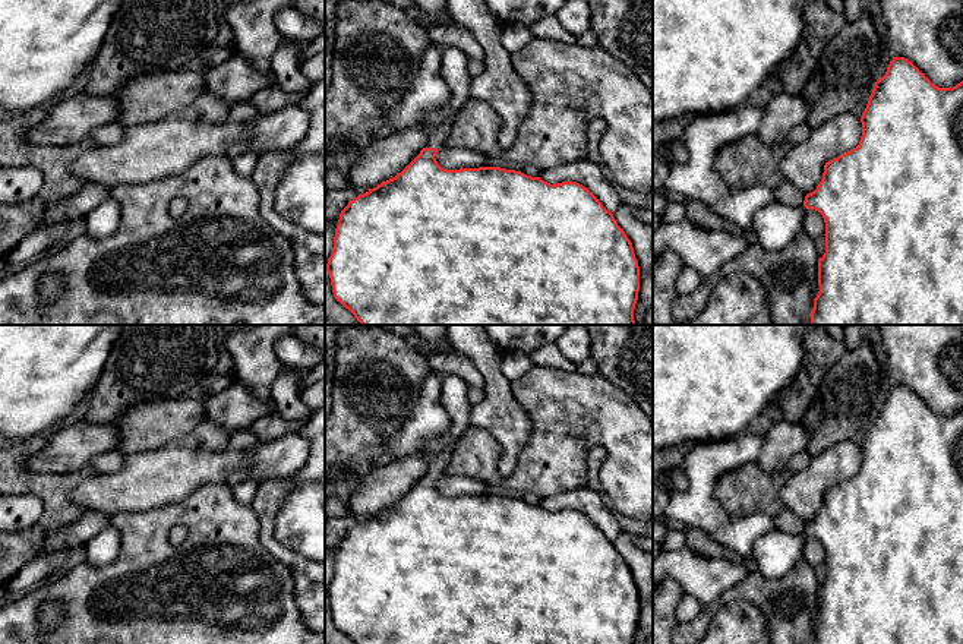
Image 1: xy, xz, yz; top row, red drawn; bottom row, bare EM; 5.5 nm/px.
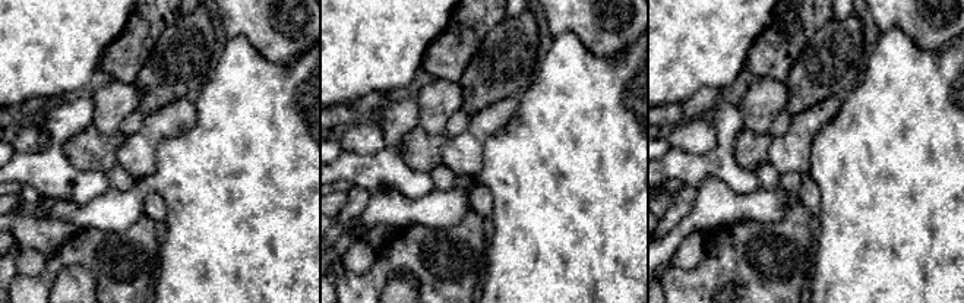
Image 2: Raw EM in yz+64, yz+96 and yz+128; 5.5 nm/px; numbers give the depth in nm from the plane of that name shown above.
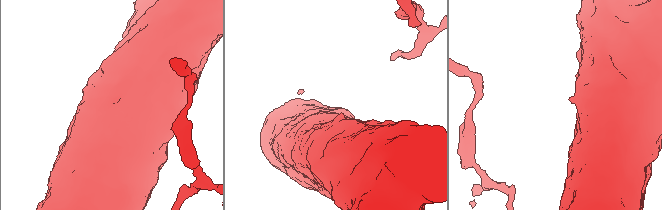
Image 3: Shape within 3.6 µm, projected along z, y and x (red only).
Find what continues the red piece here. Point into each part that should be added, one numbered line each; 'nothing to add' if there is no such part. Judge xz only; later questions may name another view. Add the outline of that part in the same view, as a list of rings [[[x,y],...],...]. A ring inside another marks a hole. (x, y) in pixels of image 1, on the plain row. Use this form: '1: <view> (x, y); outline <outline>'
1: xz (438, 451); outline [[[443,375],[441,401],[451,424],[446,433],[426,441],[417,451],[427,458],[427,476],[445,476],[455,443],[470,426],[471,404],[467,400],[467,389],[468,383],[461,376]]]

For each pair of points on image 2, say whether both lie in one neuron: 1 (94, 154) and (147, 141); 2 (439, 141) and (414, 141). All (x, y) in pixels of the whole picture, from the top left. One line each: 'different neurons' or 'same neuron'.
1: different neurons
2: same neuron

